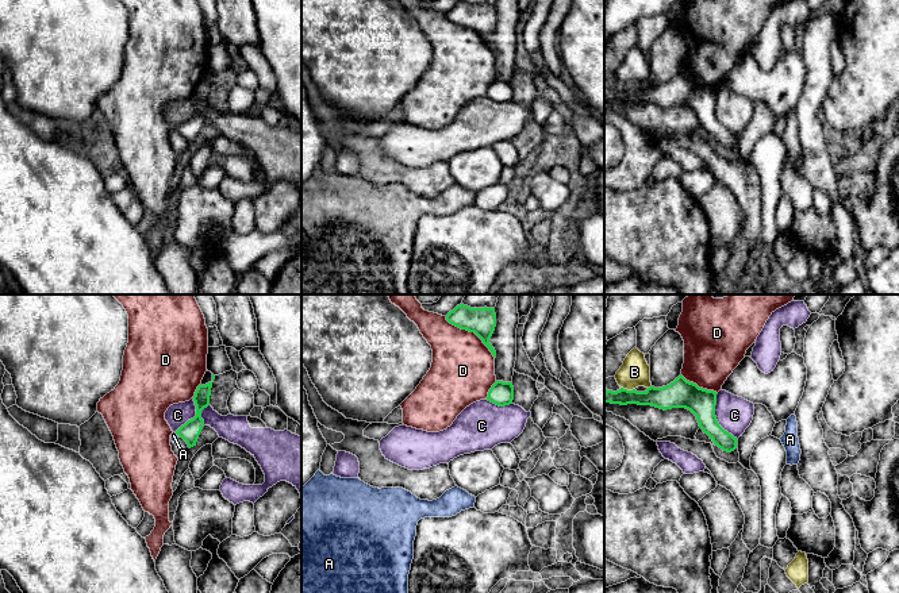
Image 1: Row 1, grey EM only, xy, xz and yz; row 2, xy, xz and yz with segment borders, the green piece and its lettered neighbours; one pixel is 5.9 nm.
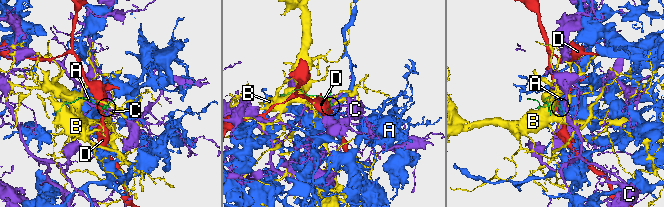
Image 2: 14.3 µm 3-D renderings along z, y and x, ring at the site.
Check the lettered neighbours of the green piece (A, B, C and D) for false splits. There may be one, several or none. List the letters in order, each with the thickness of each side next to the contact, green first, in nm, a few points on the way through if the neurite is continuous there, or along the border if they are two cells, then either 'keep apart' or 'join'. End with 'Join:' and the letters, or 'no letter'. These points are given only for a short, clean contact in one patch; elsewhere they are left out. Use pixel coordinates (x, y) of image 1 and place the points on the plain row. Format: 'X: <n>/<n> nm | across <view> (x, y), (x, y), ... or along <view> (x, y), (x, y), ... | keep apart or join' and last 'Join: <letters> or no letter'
A: 110/40 nm | along xy (175, 130), (179, 133) | keep apart
B: 140/170 nm | keep apart
C: 170/220 nm | along yz (717, 91), (715, 116), (737, 137) | keep apart
D: 160/380 nm | keep apart
Join: no letter

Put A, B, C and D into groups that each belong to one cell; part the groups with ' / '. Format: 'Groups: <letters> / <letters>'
Groups: A / B / C / D

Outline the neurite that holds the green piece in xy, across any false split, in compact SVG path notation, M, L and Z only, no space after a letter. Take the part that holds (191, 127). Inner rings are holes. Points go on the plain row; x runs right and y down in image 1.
M212 80L205 82L199 82L193 99L196 103L196 113L188 118L184 123L181 123L176 131L183 135L188 145L196 143L199 132L204 124L204 118L201 116L201 108L210 103L210 93L211 93Z

